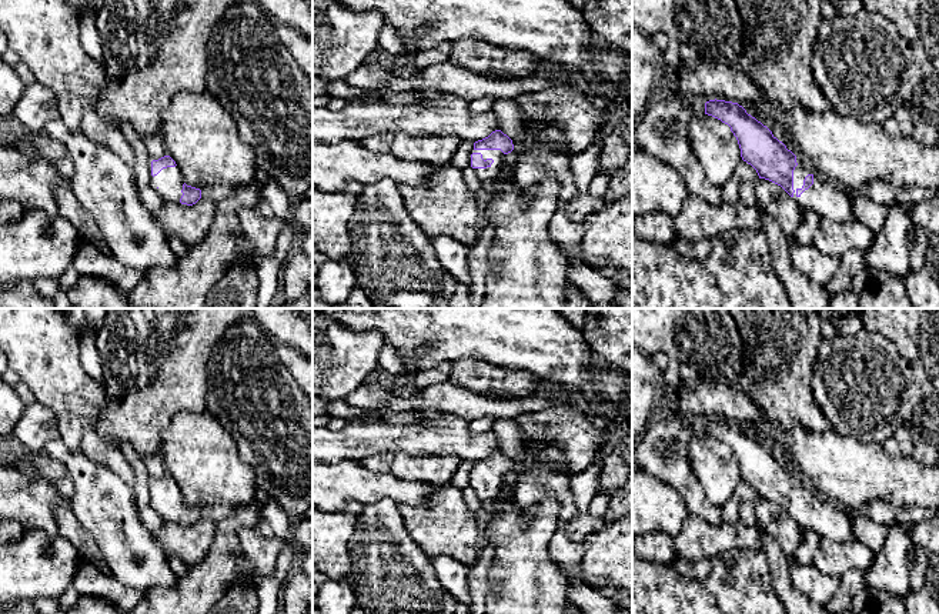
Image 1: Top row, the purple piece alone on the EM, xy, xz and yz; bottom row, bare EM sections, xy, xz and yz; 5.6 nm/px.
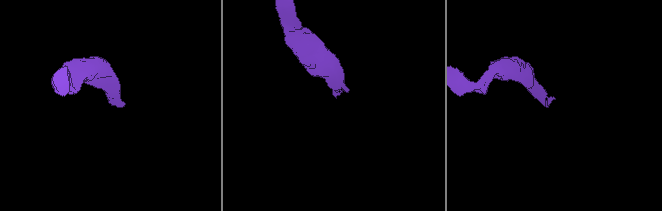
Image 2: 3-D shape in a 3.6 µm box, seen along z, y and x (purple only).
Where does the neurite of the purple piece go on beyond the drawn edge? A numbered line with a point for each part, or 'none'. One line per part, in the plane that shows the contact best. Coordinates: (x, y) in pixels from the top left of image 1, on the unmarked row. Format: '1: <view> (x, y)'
1: yz (826, 519)

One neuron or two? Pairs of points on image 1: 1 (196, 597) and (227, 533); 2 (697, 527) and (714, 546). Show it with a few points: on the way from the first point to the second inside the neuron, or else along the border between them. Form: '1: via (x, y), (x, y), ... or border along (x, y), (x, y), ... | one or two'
1: via (207, 581), (220, 569), (226, 549) | one
2: via (699, 531), (709, 541) | one

